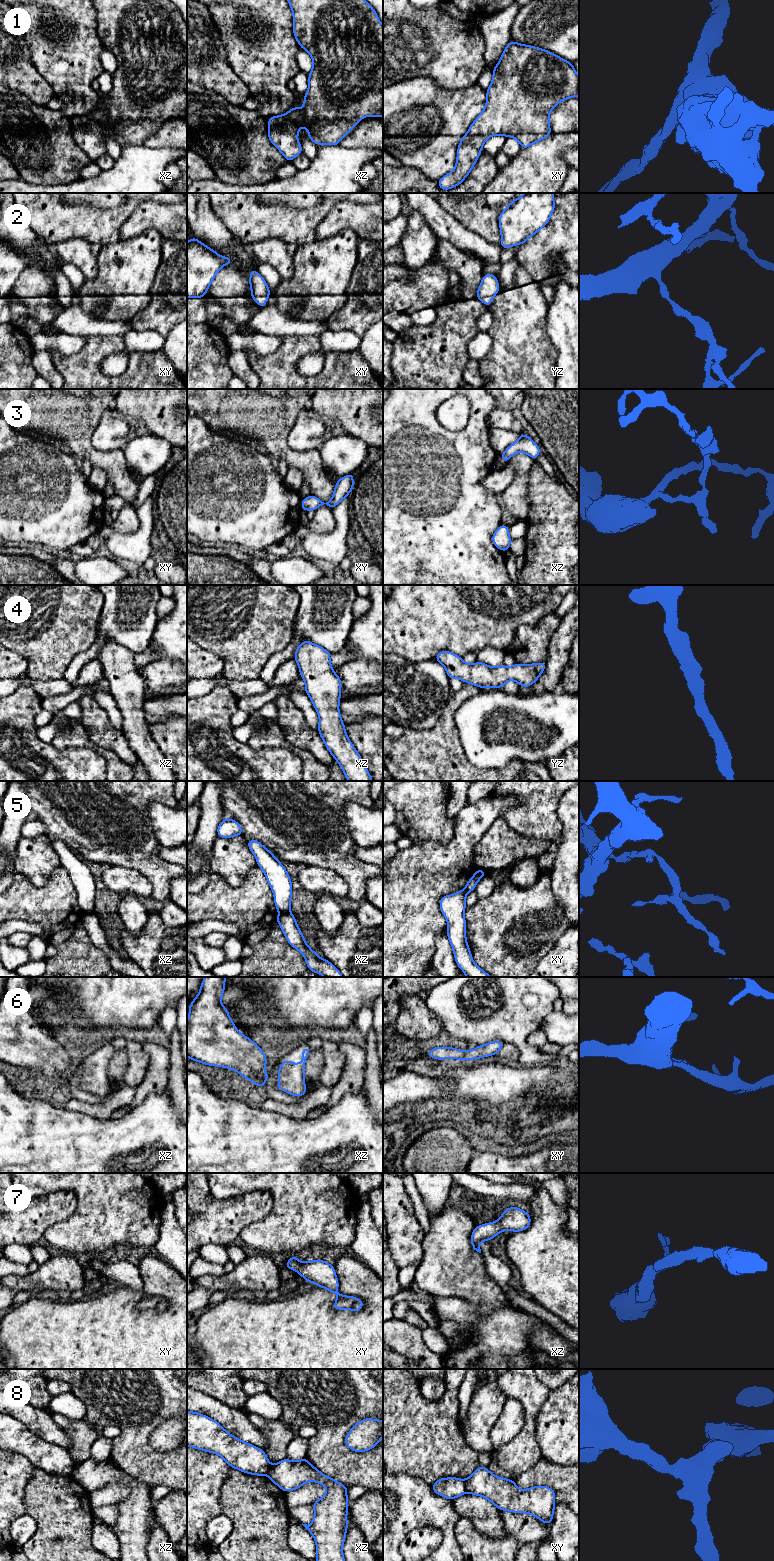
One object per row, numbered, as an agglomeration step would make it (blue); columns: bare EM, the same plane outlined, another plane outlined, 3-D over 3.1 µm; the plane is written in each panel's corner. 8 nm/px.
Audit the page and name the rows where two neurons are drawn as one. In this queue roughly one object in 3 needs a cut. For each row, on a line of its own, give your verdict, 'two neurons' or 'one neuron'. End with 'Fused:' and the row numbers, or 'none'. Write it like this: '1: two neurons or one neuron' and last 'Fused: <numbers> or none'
1: one neuron
2: one neuron
3: one neuron
4: one neuron
5: two neurons
6: one neuron
7: one neuron
8: two neurons
Fused: 5, 8

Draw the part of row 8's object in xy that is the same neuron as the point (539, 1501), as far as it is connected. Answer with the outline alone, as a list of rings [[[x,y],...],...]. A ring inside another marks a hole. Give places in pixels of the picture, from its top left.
[[[480,1466],[464,1481],[466,1492],[485,1497],[501,1511],[532,1514],[548,1526],[552,1522],[556,1502],[550,1487],[520,1490],[514,1480],[493,1475],[487,1467]]]

